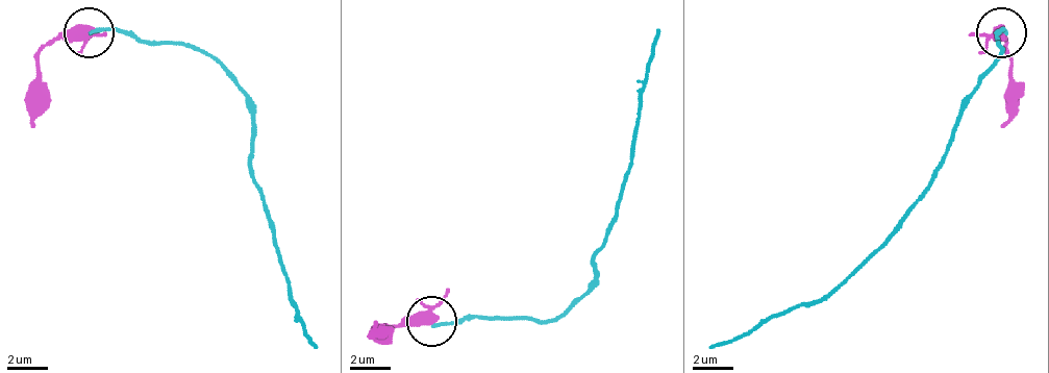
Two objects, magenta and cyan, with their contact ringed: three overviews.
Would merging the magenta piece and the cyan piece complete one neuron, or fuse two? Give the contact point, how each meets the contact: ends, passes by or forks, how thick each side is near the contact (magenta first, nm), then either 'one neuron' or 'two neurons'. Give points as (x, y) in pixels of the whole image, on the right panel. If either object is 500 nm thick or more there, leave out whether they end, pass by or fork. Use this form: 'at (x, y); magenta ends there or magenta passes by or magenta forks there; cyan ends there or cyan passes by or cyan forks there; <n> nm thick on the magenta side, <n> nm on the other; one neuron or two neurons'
at (1001, 32); magenta forks there; cyan ends there; 400 nm thick on the magenta side, 170 nm on the other; two neurons

